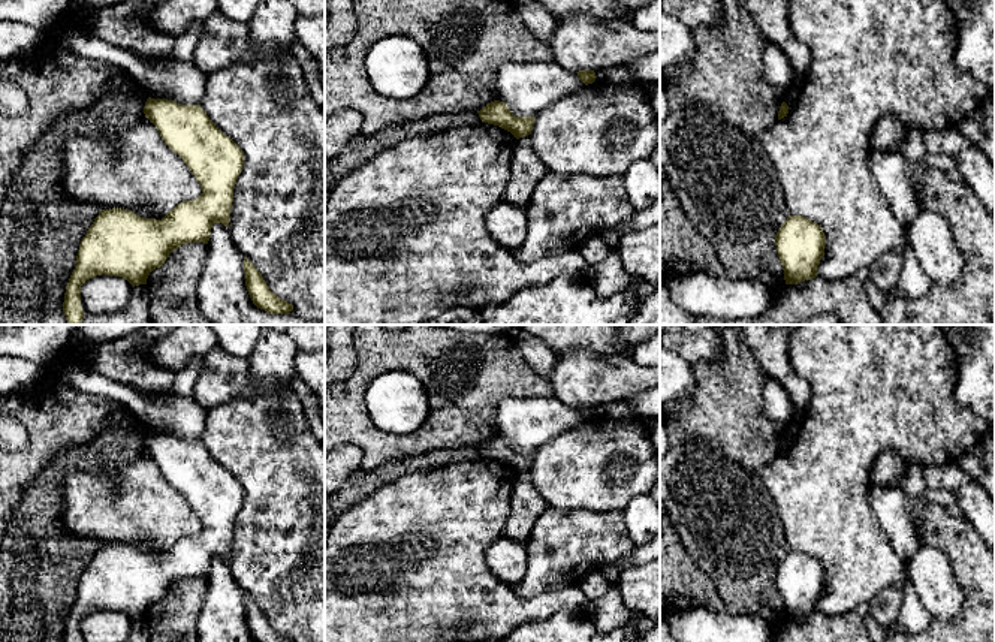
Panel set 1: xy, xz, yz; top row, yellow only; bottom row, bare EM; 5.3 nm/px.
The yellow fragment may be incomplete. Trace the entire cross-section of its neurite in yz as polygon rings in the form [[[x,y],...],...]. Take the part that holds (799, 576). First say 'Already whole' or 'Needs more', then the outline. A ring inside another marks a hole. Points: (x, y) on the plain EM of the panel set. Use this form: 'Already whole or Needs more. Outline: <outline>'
Already whole. Outline: [[[789,551],[775,570],[775,581],[786,620],[817,612],[826,581],[824,567],[817,558],[802,551]]]

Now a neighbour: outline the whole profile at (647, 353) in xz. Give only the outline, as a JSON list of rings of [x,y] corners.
[[[660,329],[639,343],[630,358],[642,367],[660,367]]]

